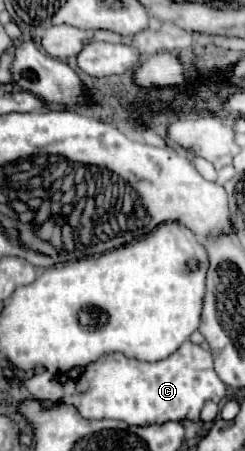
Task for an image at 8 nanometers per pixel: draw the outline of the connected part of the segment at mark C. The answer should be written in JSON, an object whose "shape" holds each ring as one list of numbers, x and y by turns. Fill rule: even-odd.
{"shape":[[185,342,177,352,159,362,139,362,121,352,111,352,85,368,61,374,65,404,73,404,83,418,125,420,133,426,165,424,169,420,199,420,205,400,221,402,227,386,213,370,213,356,199,344]]}

